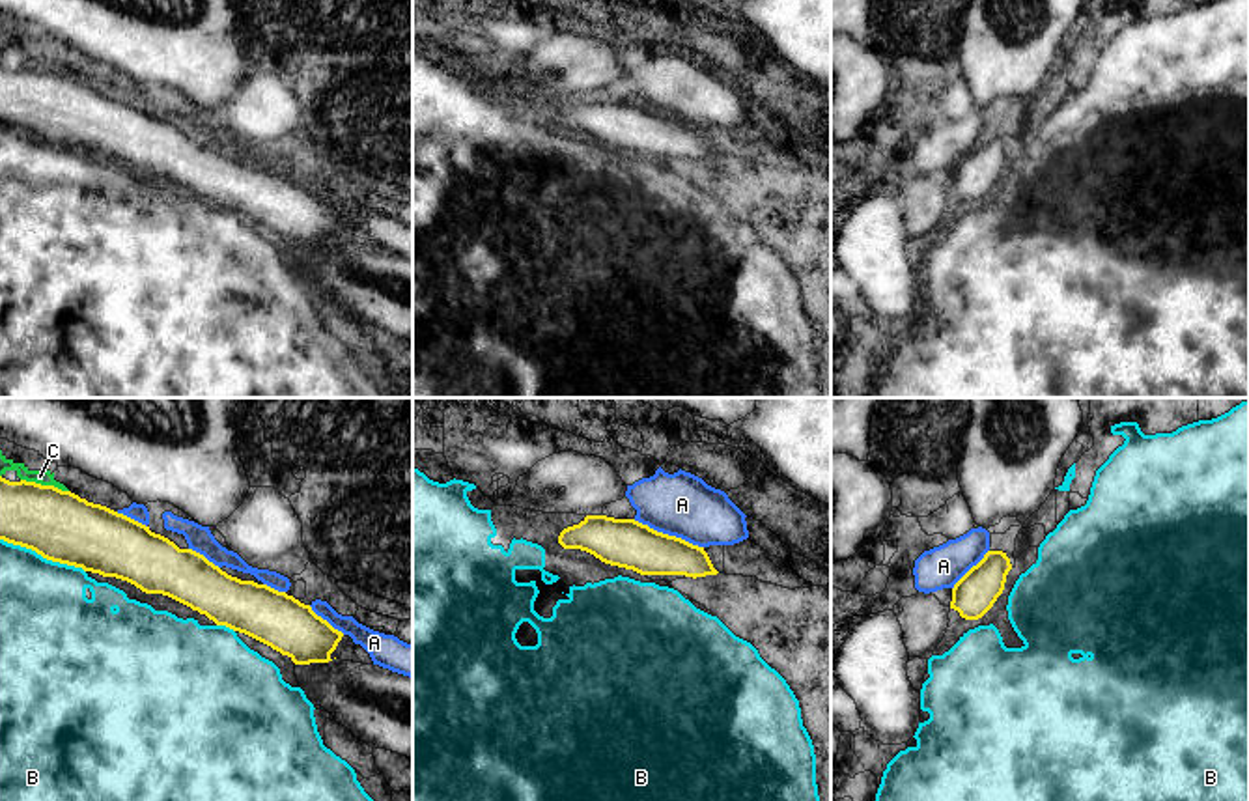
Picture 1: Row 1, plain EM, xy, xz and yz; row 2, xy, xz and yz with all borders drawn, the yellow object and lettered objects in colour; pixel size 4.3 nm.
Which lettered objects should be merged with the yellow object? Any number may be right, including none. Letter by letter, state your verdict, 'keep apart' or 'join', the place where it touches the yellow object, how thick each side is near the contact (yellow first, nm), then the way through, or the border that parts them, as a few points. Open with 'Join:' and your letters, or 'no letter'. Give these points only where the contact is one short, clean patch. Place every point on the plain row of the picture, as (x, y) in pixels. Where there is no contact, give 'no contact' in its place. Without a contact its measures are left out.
Join: no letter
A: keep apart | xz (667, 116) | 220/280 nm
B: keep apart | xy (43, 139) | 300/380 nm
C: keep apart | xy (45, 68) | 300/60 nm

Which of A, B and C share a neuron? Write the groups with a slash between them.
A C / B

